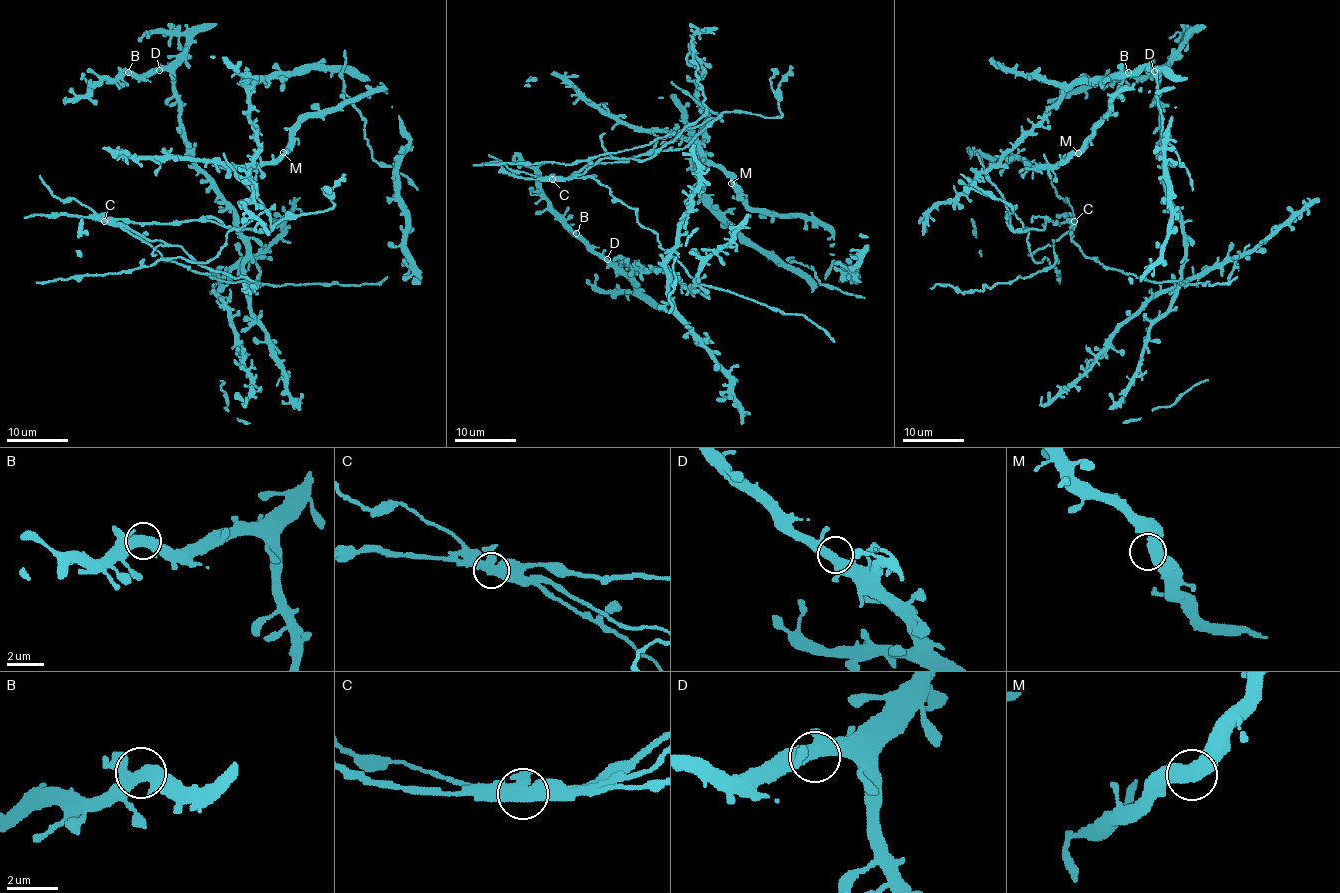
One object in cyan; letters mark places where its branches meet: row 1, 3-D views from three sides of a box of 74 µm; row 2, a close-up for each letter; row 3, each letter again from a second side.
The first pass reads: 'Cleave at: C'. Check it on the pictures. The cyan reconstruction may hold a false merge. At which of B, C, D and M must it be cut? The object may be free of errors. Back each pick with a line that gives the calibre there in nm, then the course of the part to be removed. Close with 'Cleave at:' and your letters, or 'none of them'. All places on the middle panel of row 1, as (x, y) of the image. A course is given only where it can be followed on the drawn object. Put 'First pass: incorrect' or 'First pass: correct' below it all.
C: Thickness 480 nm. Course of the part to remove: (552, 179), (572, 177), (590, 163), (683, 148), (723, 113), (777, 117), (778, 86), (791, 65)
Cleave at: C
First pass: correct

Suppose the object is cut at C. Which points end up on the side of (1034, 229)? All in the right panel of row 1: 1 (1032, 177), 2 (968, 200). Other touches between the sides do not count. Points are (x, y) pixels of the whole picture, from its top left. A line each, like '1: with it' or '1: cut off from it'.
1: cut off from it
2: cut off from it

